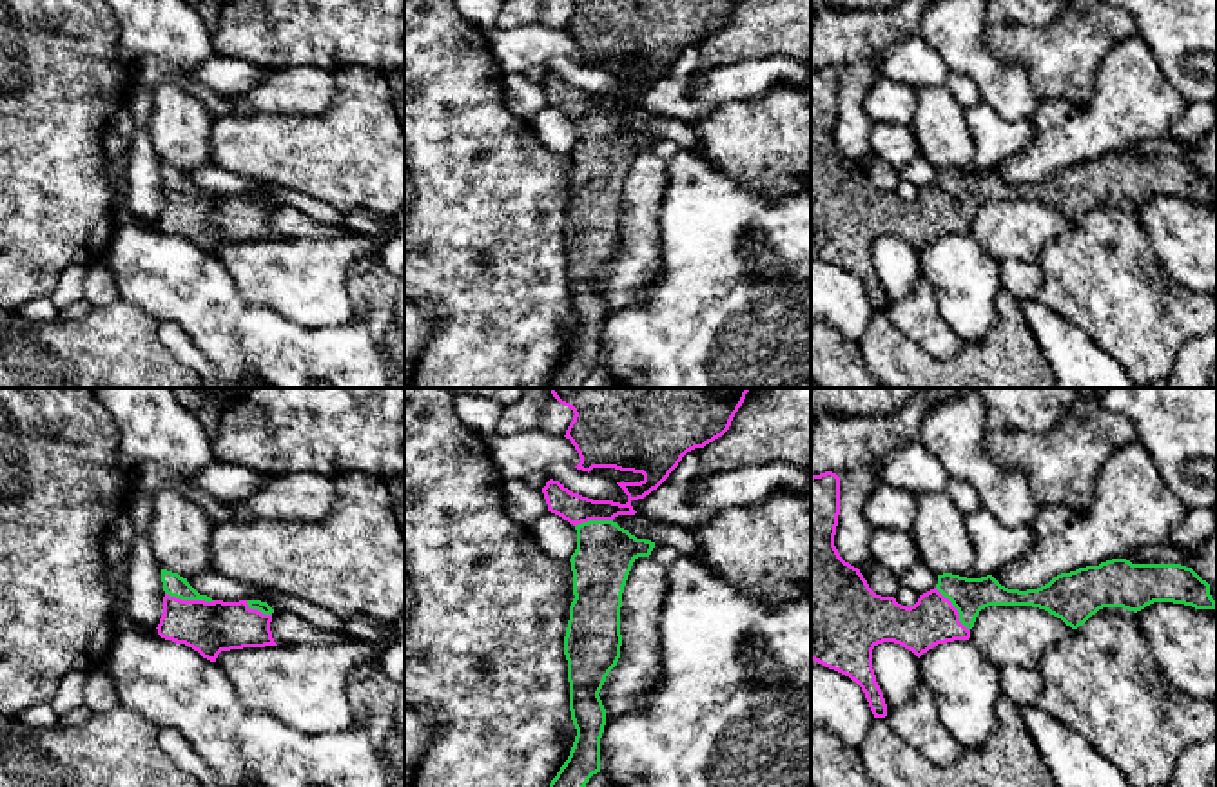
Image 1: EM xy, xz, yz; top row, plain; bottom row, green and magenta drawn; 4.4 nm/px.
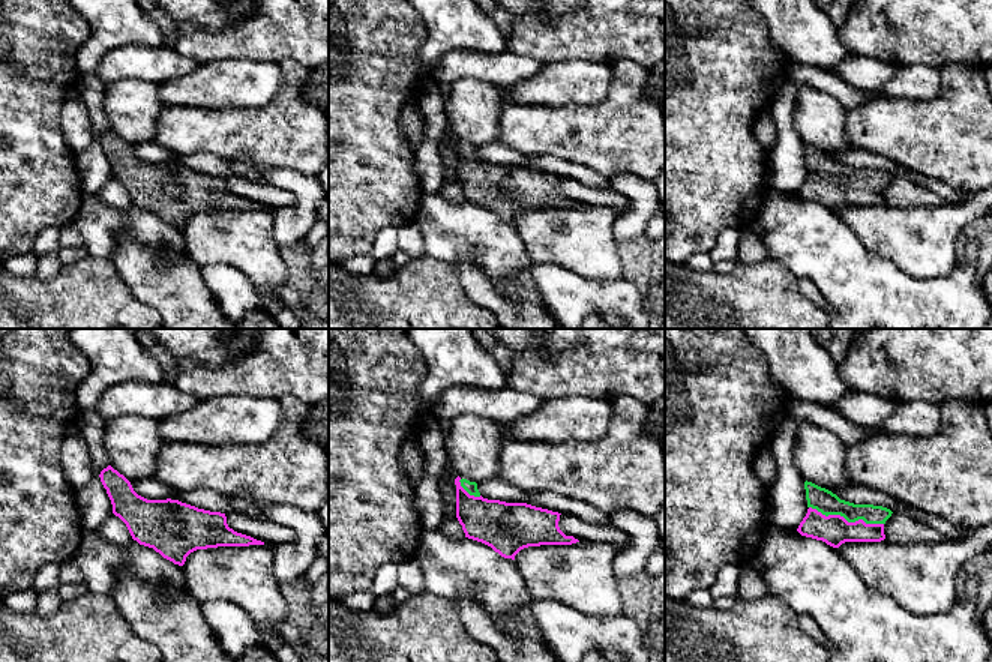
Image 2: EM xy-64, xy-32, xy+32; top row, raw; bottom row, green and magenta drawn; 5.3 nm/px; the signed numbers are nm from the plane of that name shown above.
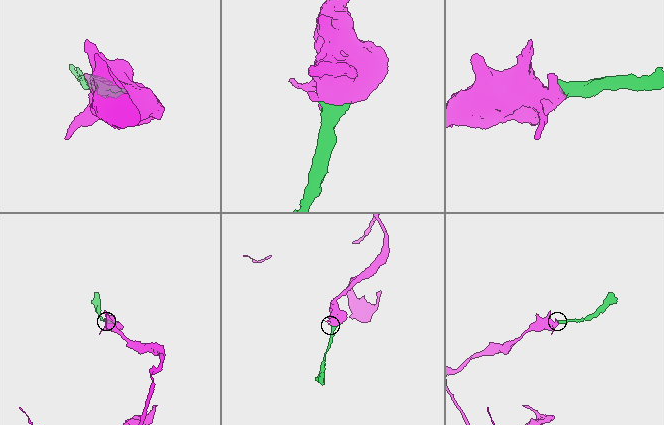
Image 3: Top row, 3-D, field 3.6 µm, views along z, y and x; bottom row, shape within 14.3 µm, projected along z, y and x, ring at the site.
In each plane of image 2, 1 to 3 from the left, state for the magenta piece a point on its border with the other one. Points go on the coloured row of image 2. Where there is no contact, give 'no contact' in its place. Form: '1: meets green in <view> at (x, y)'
1: no contact
2: meets green in xy-32 at (468, 493)
3: meets green in xy+32 at (847, 520)

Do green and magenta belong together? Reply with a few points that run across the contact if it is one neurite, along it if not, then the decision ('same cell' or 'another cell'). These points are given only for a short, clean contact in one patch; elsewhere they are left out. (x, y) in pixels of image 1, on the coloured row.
same cell

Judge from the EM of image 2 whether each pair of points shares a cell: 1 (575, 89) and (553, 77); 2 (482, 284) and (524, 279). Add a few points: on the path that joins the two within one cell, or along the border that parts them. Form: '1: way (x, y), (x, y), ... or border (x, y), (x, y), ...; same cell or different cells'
1: way (569, 83), (559, 83); same cell
2: way (497, 300), (505, 308), (518, 308), (526, 296); same cell

